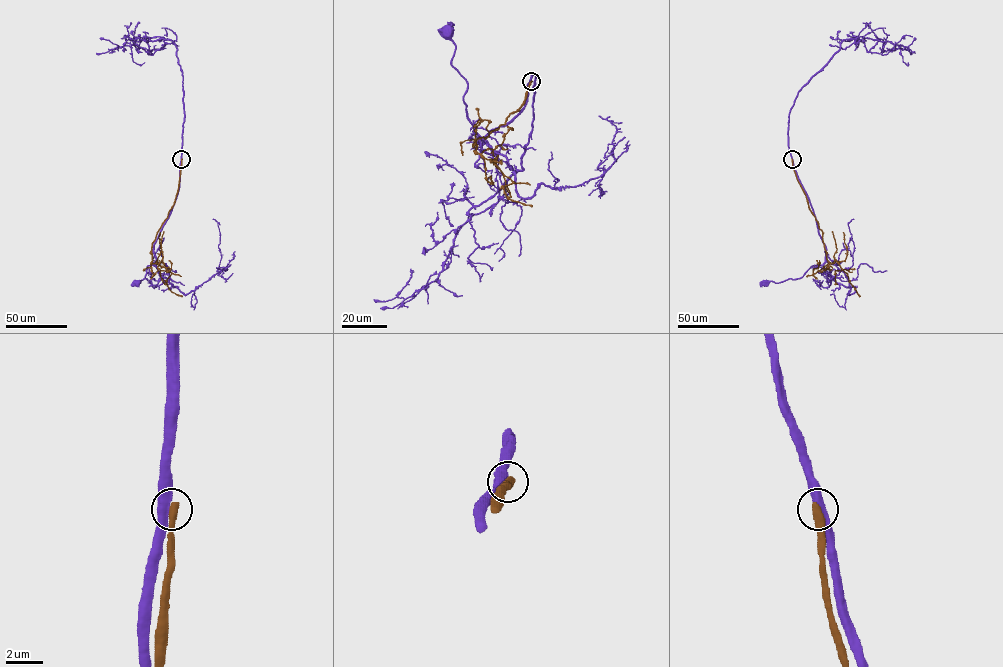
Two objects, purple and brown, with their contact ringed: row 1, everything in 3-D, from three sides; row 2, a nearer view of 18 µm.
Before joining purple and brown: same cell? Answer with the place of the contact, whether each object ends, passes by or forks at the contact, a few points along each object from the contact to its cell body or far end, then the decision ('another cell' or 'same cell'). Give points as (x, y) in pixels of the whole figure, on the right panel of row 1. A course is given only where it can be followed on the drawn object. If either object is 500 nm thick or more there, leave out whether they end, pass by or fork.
at (792, 159); purple passes by; brown ends there; purple runs (792, 159), (825, 245), (825, 261), (813, 265), (796, 279), (765, 282); brown runs (792, 159), (809, 209), (822, 231), (826, 259), (830, 263), (836, 260), (859, 296); another cell

